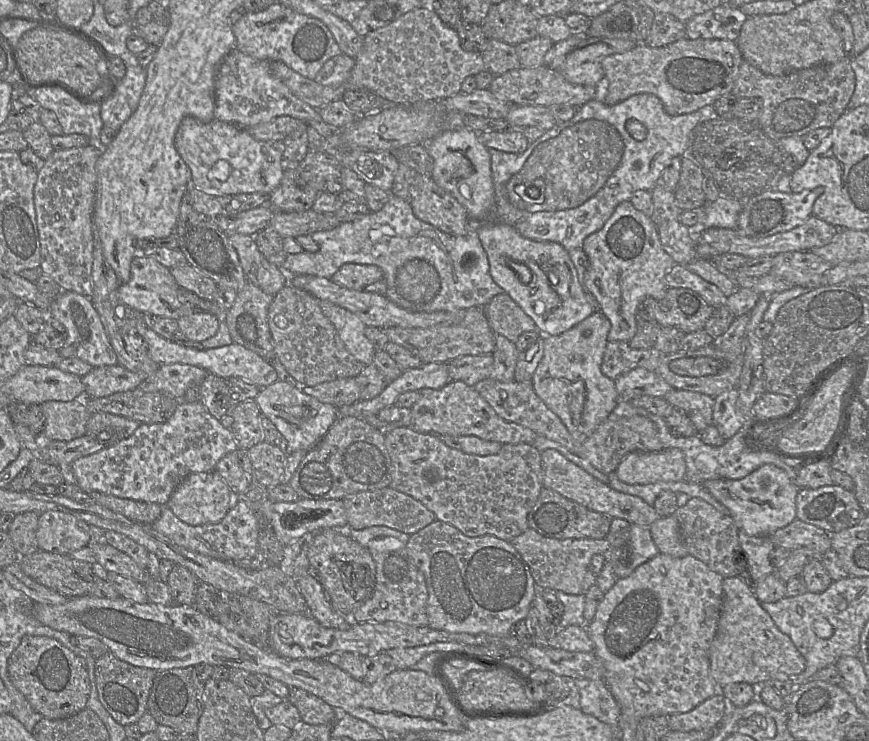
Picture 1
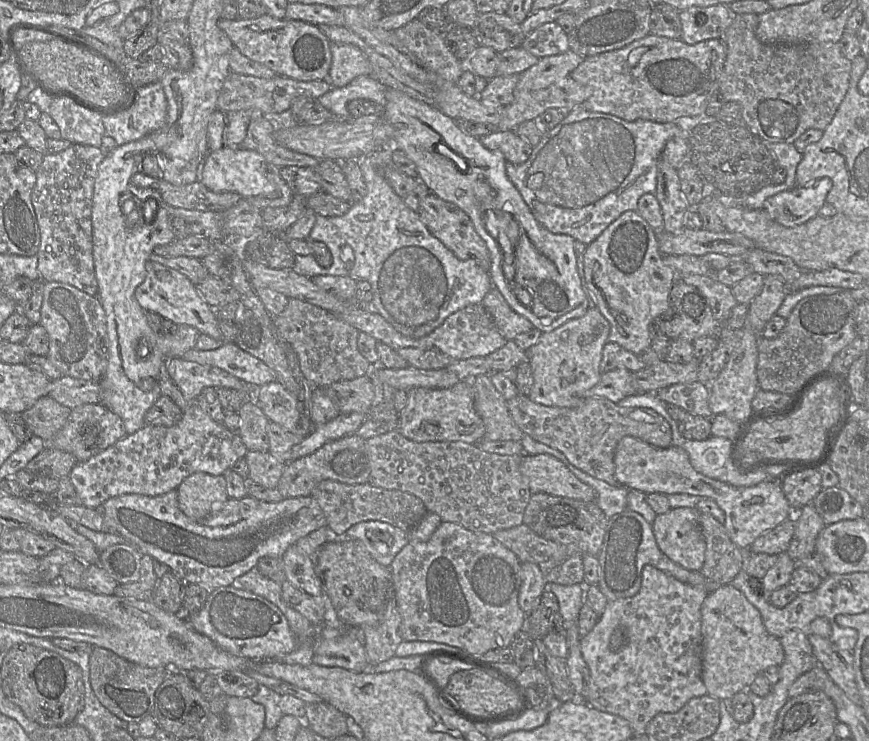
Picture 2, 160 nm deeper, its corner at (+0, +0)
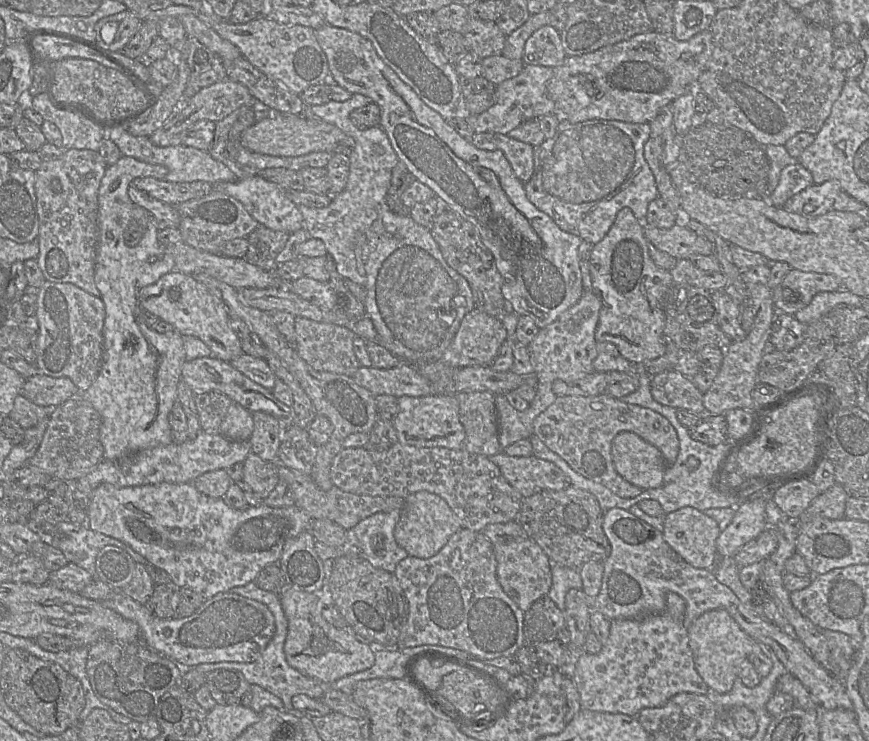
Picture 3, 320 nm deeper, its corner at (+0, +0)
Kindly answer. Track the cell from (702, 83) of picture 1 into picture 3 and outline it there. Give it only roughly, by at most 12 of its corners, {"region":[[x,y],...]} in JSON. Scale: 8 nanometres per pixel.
{"region":[[711,29],[650,31],[553,68],[571,123],[649,124],[696,89]]}

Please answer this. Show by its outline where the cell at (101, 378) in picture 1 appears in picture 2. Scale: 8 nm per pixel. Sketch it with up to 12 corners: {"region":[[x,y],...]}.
{"region":[[63,376],[48,396],[70,409],[100,403],[100,384]]}

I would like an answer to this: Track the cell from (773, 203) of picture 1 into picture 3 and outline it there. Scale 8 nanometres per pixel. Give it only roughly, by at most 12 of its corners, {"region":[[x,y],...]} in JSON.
{"region":[[837,180],[813,184],[782,208],[820,216],[834,210]]}

